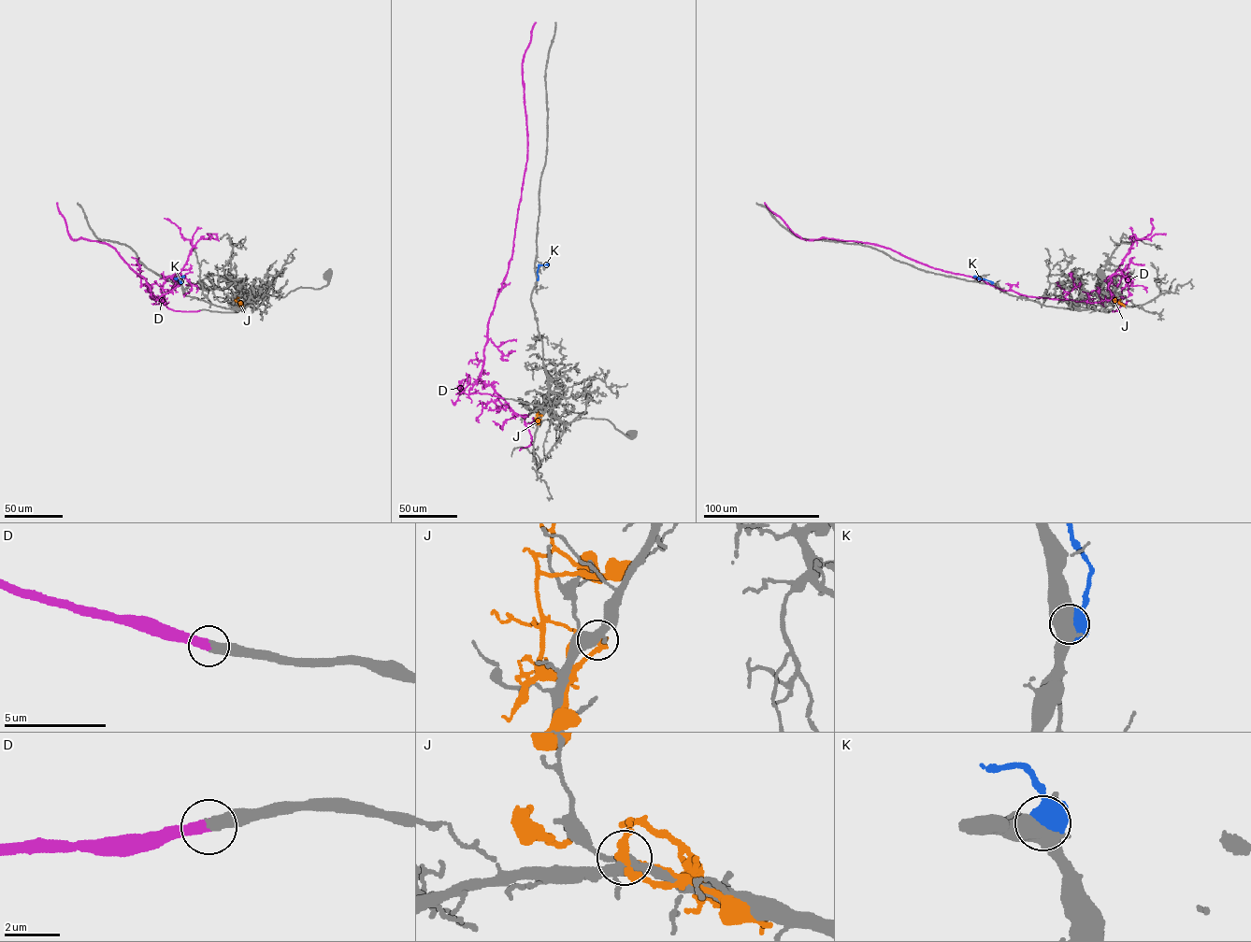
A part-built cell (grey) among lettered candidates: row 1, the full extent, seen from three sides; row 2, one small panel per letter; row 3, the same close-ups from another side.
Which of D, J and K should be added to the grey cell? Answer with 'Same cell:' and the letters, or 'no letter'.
Same cell: D

